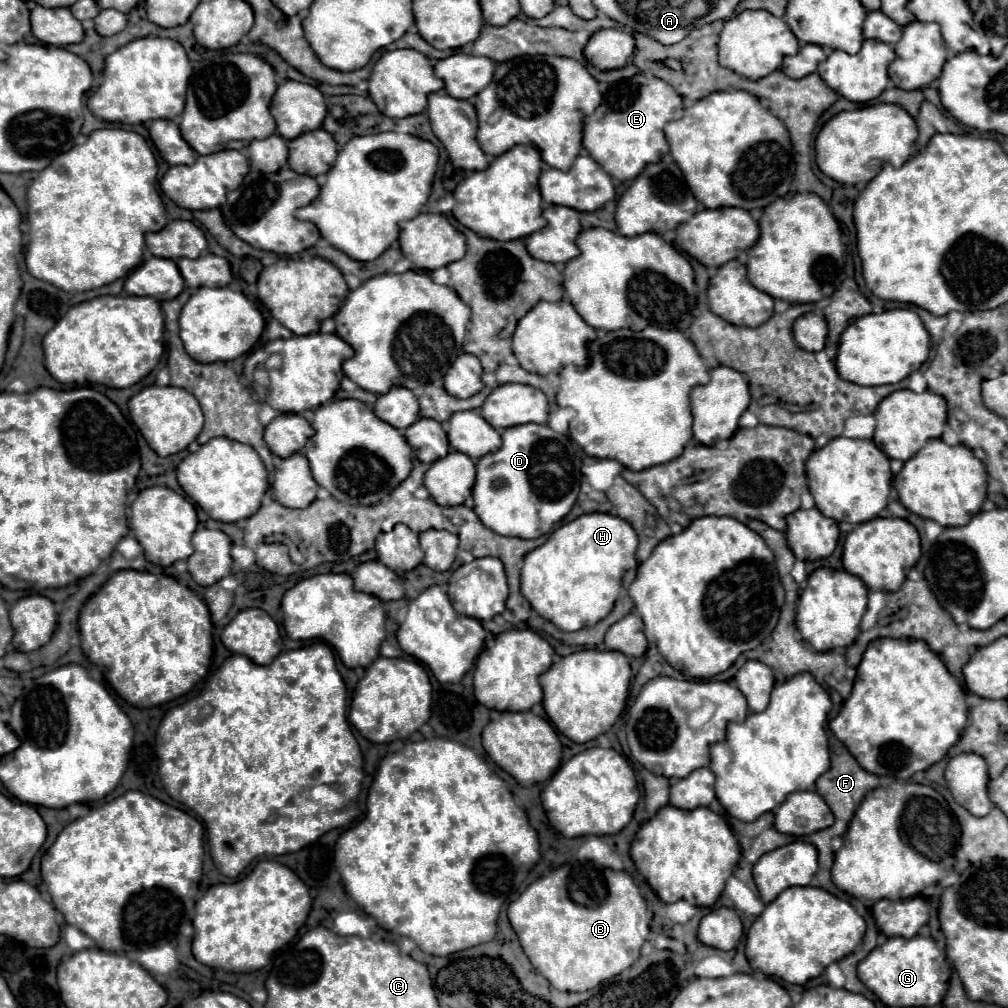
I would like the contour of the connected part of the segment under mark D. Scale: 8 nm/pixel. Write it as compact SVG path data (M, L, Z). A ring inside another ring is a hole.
M547 424L511 426L501 438L503 446L477 462L473 510L487 528L501 536L539 538L559 524L575 504L581 484L581 466L567 450L567 440Z

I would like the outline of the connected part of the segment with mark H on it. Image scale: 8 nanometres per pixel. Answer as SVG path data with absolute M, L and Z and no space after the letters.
M603 512L561 524L549 540L525 556L521 592L531 608L563 632L577 632L603 620L623 590L625 574L636 569L637 534L627 520Z

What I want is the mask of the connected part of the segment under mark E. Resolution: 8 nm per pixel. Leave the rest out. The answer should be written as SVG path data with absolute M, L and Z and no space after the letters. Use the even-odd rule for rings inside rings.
M637 74L607 86L599 108L583 120L583 148L611 178L633 180L647 164L659 162L669 152L663 126L681 116L683 100L667 82Z

